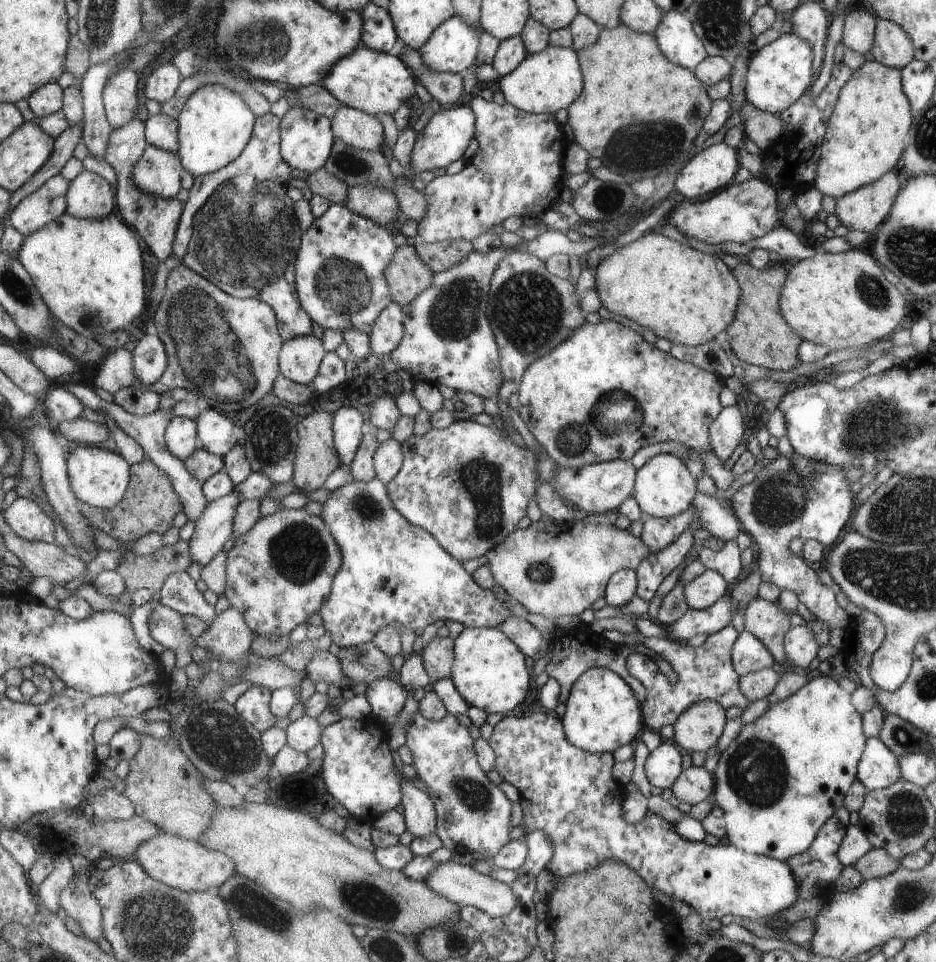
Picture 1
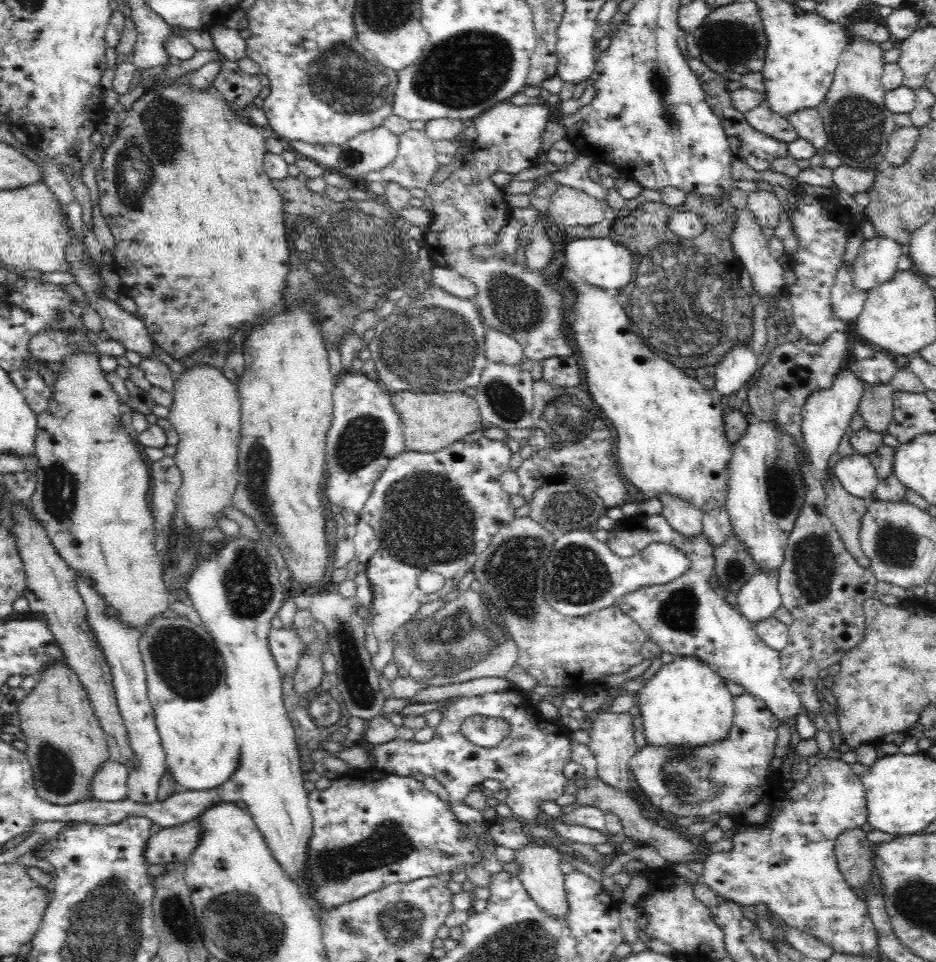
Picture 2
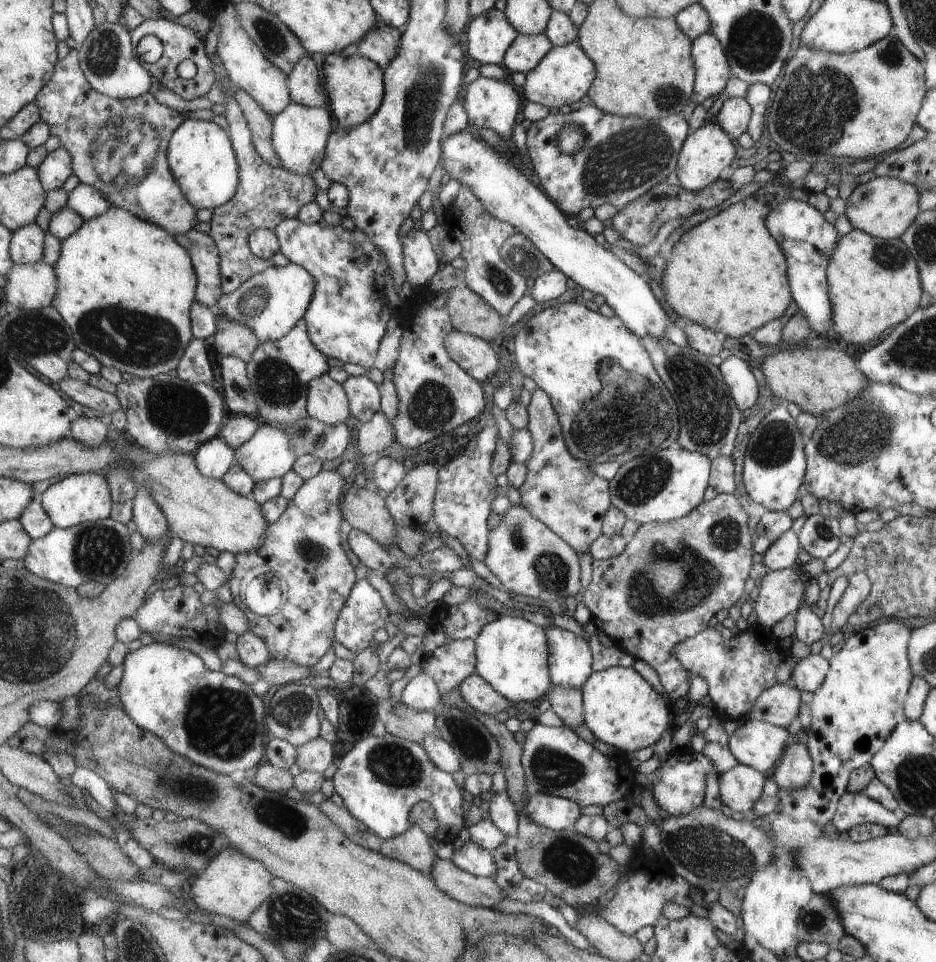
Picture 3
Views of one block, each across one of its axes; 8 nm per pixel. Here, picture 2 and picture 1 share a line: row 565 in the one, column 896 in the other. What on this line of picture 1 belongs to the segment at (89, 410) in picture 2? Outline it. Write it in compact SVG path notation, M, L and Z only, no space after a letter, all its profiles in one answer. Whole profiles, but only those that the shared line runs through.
M865 61L850 80L841 88L825 142L821 146L821 159L817 162L817 182L813 184L822 194L834 198L866 184L876 182L900 160L908 143L904 138L911 130L909 97L902 88L901 70L890 68L879 62Z

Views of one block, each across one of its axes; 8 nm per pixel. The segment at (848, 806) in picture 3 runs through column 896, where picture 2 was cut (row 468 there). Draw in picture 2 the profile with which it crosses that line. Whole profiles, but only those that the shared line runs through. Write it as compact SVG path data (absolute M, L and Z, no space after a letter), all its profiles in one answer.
M840 368L830 388L816 391L804 403L801 412L801 431L803 432L804 444L806 444L808 462L810 462L811 470L818 477L826 471L830 456L836 454L838 444L840 444L840 440L850 424L852 415L857 411L865 385L862 379L858 379L854 375L852 369Z

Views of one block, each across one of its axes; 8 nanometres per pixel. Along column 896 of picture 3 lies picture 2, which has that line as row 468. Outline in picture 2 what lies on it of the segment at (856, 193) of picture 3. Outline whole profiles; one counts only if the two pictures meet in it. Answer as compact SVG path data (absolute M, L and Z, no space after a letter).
M195 365L186 369L181 378L173 384L172 404L169 407L168 420L178 435L174 456L182 475L181 488L176 494L178 512L184 516L186 524L194 530L190 542L200 538L200 530L214 528L218 516L222 516L222 508L232 502L232 492L238 484L238 457L240 444L240 401L237 394L237 385L226 379L222 370L211 365Z

